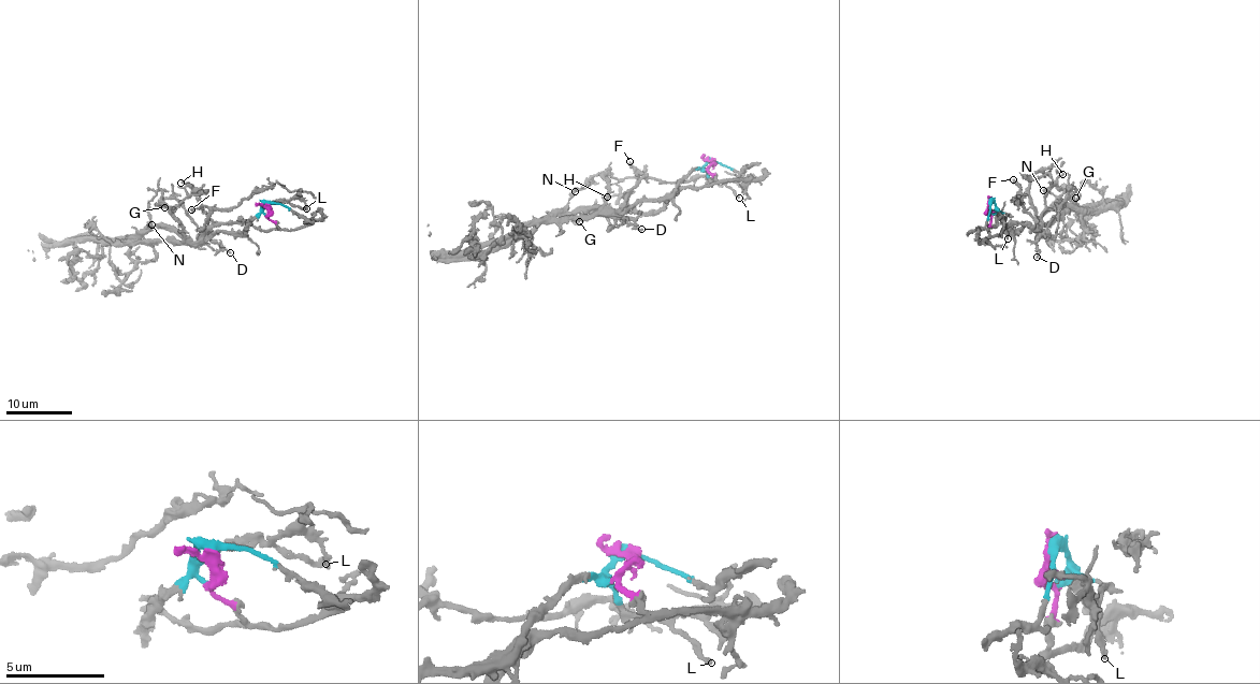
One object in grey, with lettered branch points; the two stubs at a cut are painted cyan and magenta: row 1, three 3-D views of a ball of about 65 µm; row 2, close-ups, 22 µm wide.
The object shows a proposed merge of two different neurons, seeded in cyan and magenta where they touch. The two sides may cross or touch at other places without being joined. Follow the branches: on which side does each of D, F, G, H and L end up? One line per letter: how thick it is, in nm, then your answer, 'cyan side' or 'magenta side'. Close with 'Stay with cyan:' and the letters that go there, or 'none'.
D: 190 nm thick; cyan side
F: 340 nm thick; magenta side
G: 280 nm thick; cyan side
H: 180 nm thick; magenta side
L: 200 nm thick; cyan side
Stay with cyan: D, G, L

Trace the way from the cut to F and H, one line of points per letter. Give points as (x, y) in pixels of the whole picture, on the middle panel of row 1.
F: (712, 160), (708, 169), (713, 180), (688, 186), (661, 208), (645, 213), (625, 203), (643, 174), (630, 161)
H: (712, 160), (708, 169), (713, 180), (688, 186), (661, 208), (645, 213), (634, 208), (628, 195), (607, 197)

